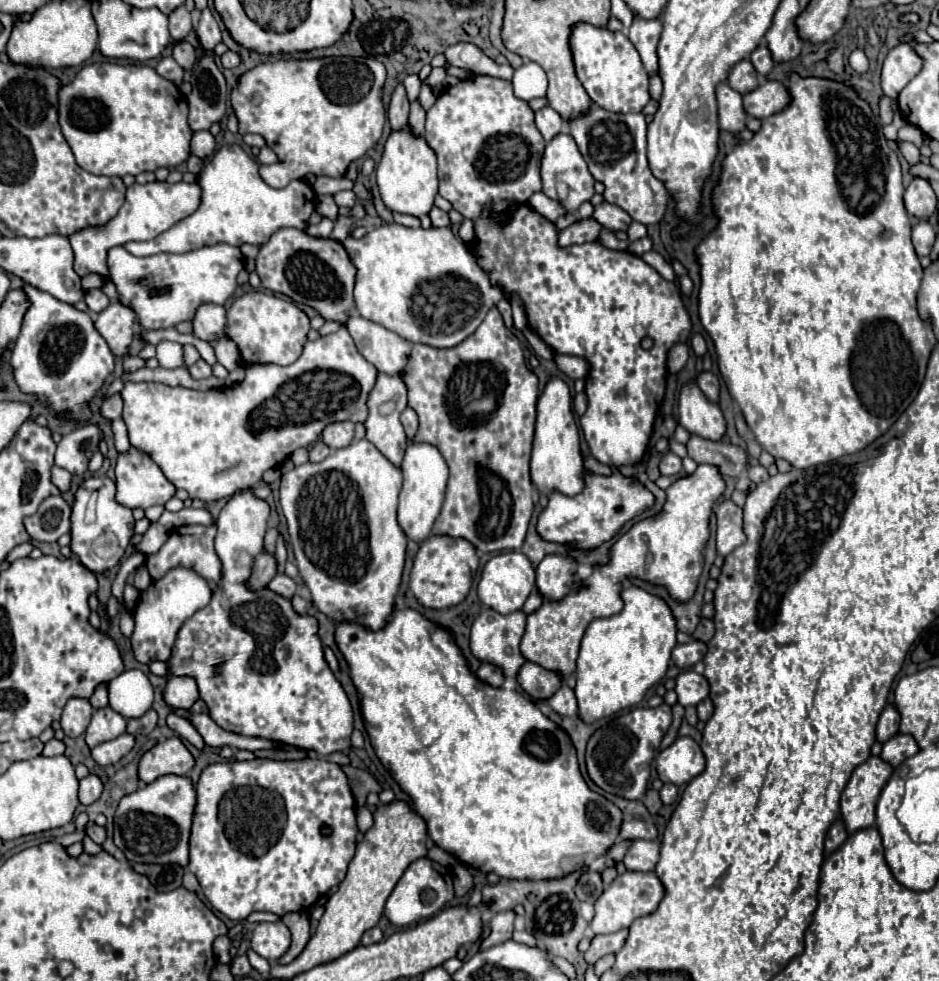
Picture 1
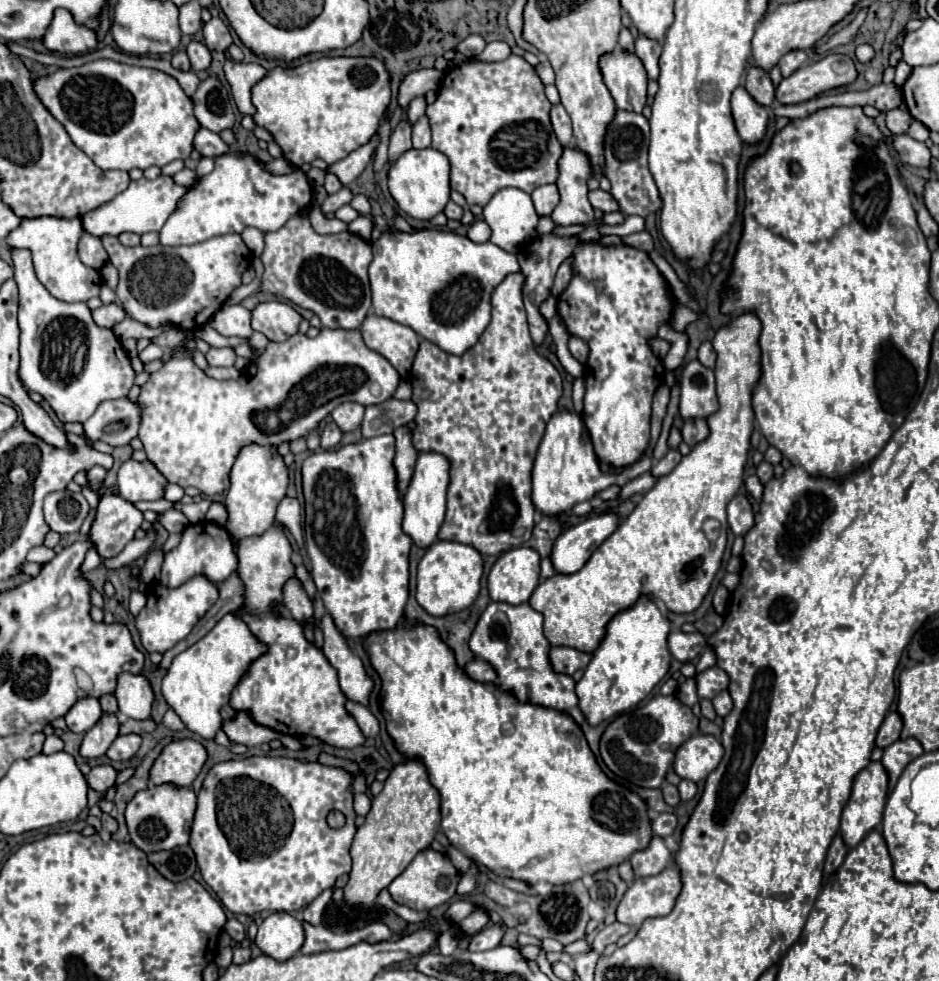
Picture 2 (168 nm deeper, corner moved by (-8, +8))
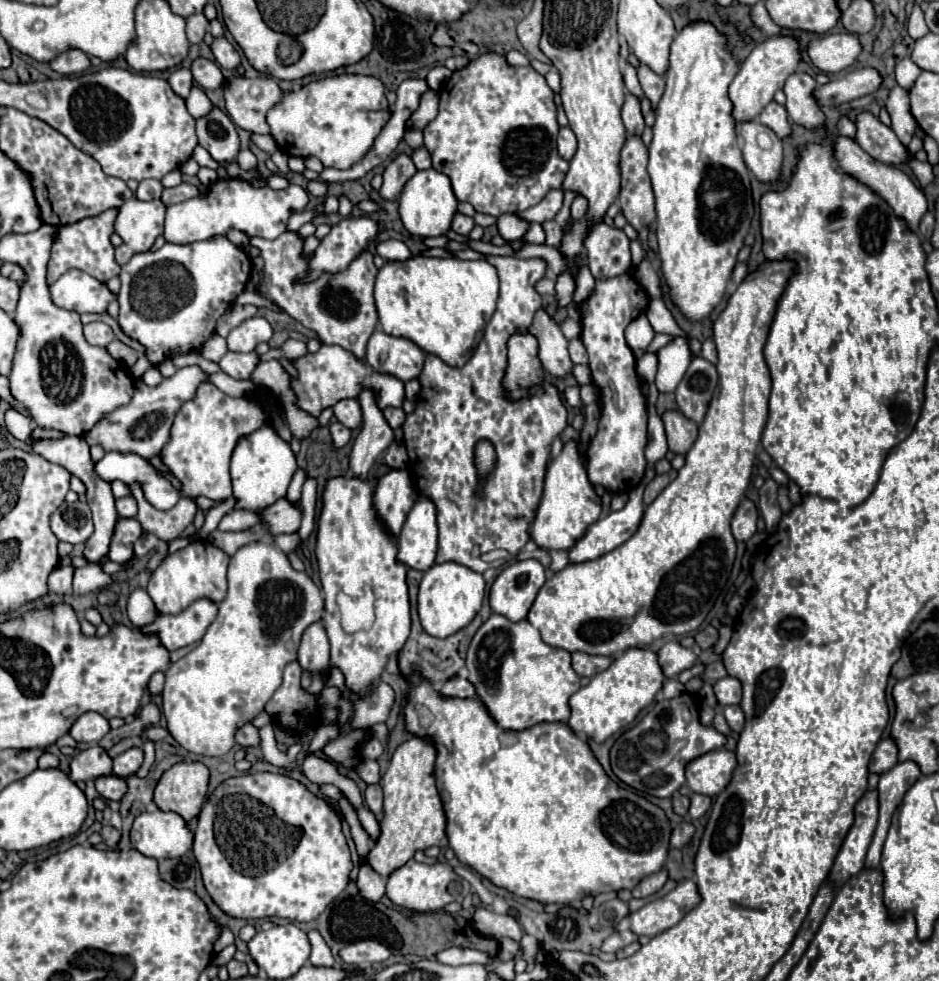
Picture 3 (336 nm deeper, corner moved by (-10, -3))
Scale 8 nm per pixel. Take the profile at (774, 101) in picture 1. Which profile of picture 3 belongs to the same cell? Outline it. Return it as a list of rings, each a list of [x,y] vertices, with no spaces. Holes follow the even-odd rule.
[[[865,67],[865,69],[855,69],[853,73],[847,73],[841,79],[835,79],[827,85],[817,87],[815,97],[819,105],[835,105],[835,103],[849,103],[853,99],[865,97],[875,93],[883,83],[883,77],[879,75],[877,69]]]

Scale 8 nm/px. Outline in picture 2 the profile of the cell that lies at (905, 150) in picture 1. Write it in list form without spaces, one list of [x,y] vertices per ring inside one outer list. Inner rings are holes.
[[[895,108],[895,110],[889,110],[887,112],[887,128],[893,132],[893,134],[905,134],[913,122],[913,118],[909,116],[907,110],[901,110],[901,108]]]

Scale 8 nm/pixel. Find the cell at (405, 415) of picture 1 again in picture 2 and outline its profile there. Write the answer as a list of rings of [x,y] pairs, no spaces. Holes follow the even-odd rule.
[[[389,398],[383,404],[365,408],[365,420],[361,424],[363,438],[373,438],[379,434],[389,434],[391,428],[409,426],[413,424],[417,414],[417,406],[409,402],[401,402],[395,398]]]

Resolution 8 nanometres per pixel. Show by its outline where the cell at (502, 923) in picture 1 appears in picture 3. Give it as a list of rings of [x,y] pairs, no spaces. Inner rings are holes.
[[[449,947],[449,949],[443,949],[435,955],[437,961],[441,961],[443,965],[465,965],[465,963],[479,963],[479,965],[485,965],[487,961],[491,961],[491,957],[483,951],[477,951],[477,949],[463,949],[463,947]]]

